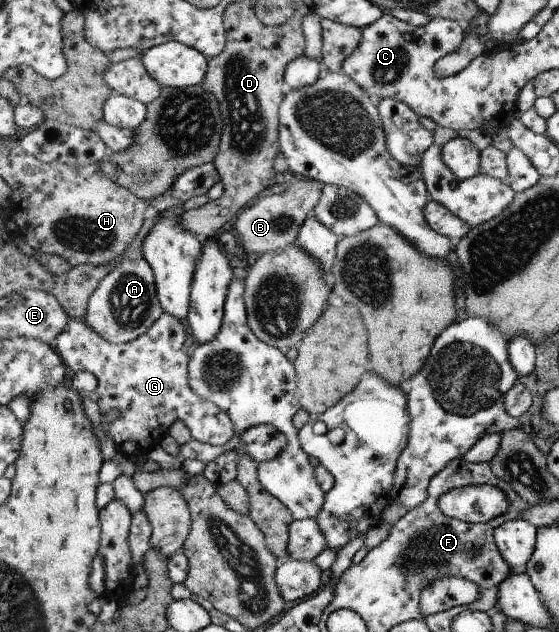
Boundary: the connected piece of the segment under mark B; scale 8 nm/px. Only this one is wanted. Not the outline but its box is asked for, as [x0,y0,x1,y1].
[234,178,321,254]

